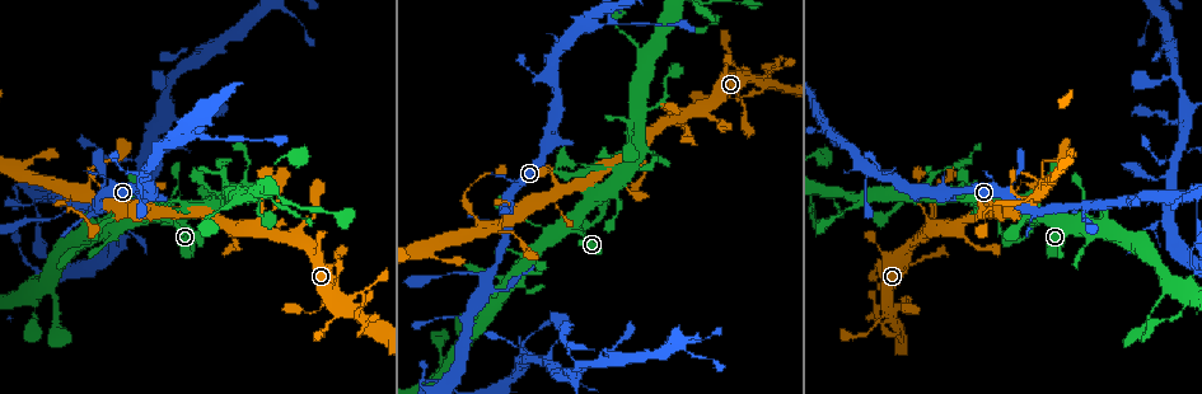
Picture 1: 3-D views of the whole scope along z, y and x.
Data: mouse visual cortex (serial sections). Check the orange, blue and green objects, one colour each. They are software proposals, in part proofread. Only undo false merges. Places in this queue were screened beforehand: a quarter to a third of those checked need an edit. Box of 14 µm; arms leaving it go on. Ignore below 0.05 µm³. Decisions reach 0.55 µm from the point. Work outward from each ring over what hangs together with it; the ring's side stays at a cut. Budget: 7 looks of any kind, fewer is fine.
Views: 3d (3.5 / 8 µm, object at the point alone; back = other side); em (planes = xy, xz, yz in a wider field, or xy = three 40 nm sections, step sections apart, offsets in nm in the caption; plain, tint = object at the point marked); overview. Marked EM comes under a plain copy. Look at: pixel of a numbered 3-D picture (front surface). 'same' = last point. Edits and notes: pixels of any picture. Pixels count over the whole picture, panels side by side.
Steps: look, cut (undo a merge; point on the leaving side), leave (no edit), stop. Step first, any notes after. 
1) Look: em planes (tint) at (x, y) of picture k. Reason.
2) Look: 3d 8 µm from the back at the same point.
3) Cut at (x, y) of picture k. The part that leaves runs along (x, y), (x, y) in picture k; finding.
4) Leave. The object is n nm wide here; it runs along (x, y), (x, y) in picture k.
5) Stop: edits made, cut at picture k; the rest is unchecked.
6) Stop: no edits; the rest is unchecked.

Look: 3d 3.5 µm at (85, 198) of picture 1.

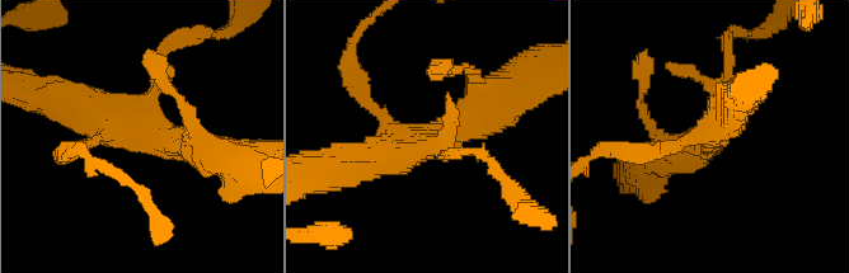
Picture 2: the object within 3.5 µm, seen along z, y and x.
Look: em xy step 5 (tint) at (712, 132) of picture 2. Need the tissue.

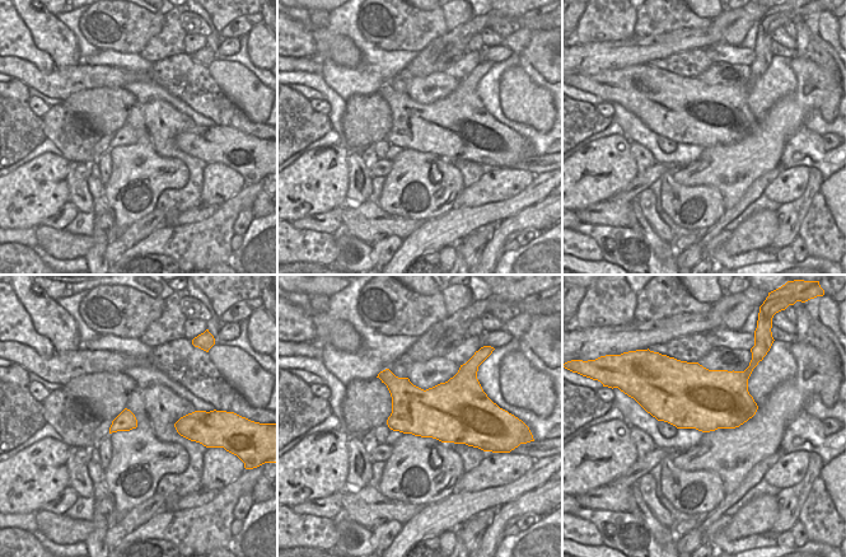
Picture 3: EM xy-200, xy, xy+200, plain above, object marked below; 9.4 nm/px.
Leave. It runs along (488, 103), (453, 132), (347, 164) in picture 2; one cell here.

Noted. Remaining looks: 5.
Look: 3d 3.5 µm from the back at (759, 82) of picture 1. Side arm on a straight run.

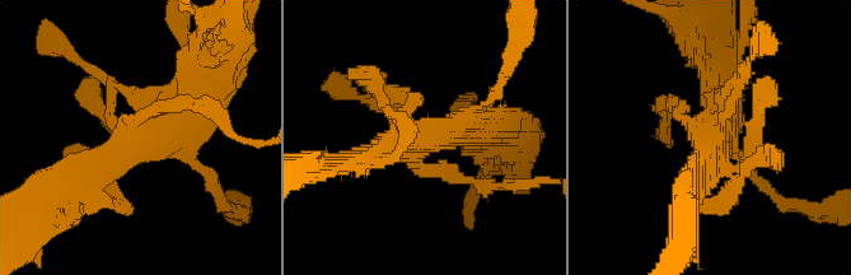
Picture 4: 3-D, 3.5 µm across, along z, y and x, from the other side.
Look: em planes (tint) at (710, 133) of picture 4. Shape alone is not enough.

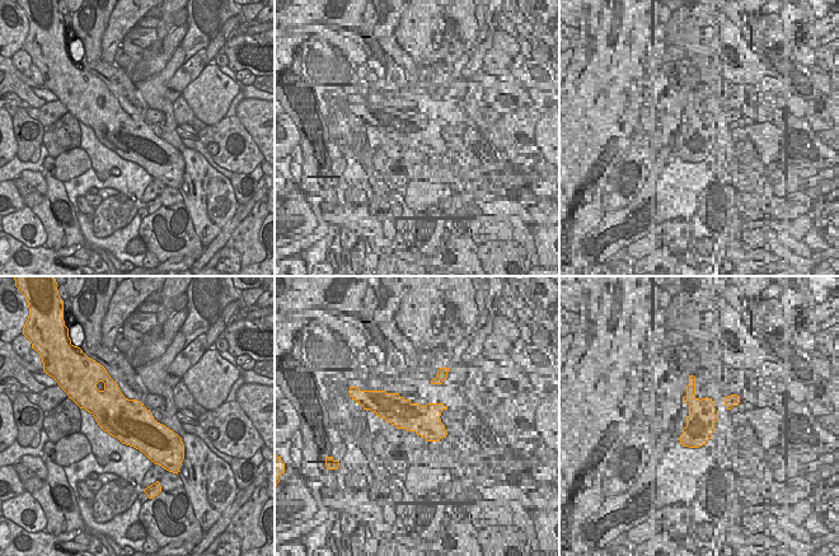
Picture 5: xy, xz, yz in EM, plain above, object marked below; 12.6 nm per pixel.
Leave. The object is 550 nm wide here; it runs along (213, 83), (115, 162), (75, 173) in picture 4; all the same cell.

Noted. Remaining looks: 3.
Look: 3d 3.5 µm at (216, 202) of picture 1. A fork.

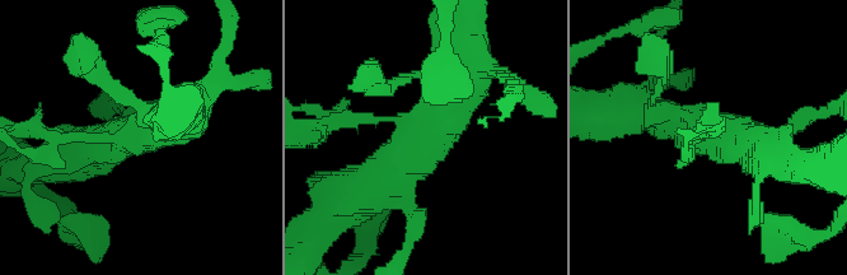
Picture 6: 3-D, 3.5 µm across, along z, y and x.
Look: em planes (tint) at (135, 131) of picture 6. 3 arms meet here; the arms are 100, 450, 500 nm wide; now the EM.

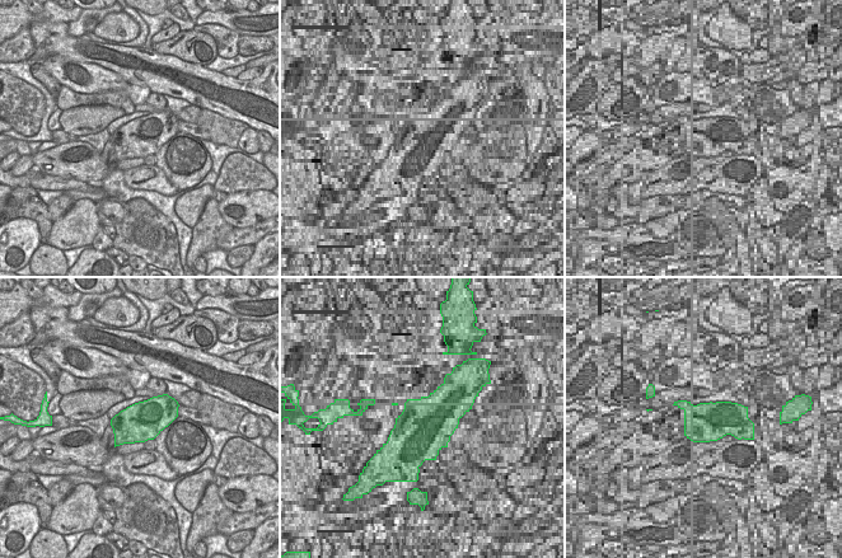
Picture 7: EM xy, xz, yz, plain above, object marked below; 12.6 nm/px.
Leave. It runs along (363, 195), (452, 111), (464, 75) in picture 6; all the same cell.

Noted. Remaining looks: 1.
Stop: no edits; the rest is unchecked.

